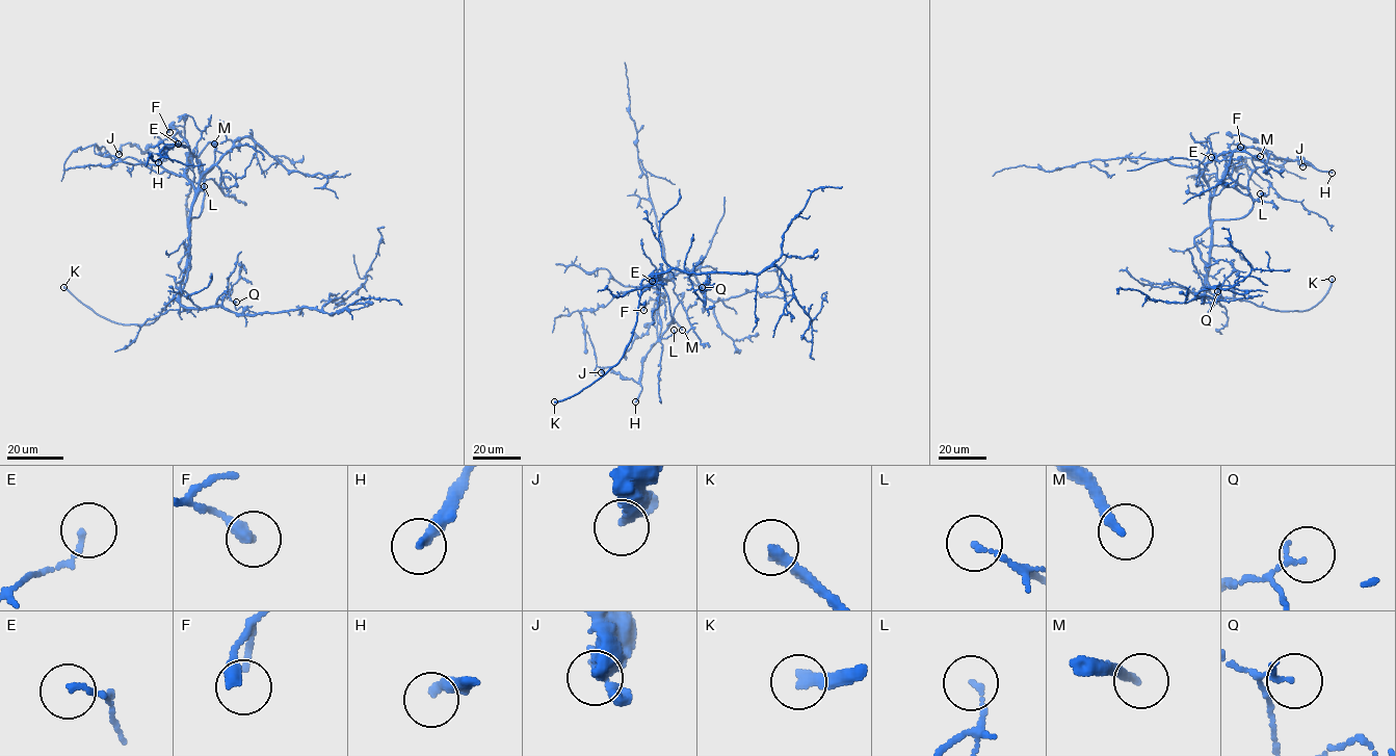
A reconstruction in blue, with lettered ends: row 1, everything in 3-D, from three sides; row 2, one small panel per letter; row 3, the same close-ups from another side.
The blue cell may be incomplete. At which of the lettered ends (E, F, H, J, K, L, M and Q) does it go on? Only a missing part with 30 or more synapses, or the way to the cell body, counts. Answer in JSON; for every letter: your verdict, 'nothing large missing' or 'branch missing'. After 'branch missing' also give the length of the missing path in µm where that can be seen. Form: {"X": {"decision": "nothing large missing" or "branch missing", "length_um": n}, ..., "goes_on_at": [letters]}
{"E": {"decision": "nothing large missing"}, "F": {"decision": "nothing large missing"}, "H": {"decision": "branch missing", "length_um": 30}, "J": {"decision": "nothing large missing"}, "K": {"decision": "branch missing", "length_um": 100}, "L": {"decision": "nothing large missing"}, "M": {"decision": "branch missing", "length_um": 60}, "Q": {"decision": "nothing large missing"}, "goes_on_at": ["H", "K", "M"]}

